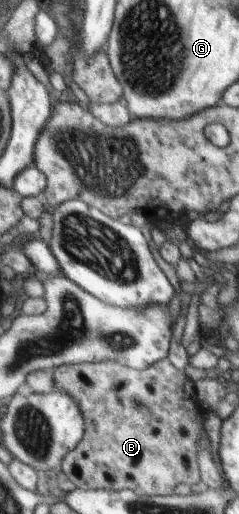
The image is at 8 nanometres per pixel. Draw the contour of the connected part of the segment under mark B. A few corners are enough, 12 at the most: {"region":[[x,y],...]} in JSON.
{"region":[[173,360],[61,365],[75,488],[201,484],[206,405]]}

